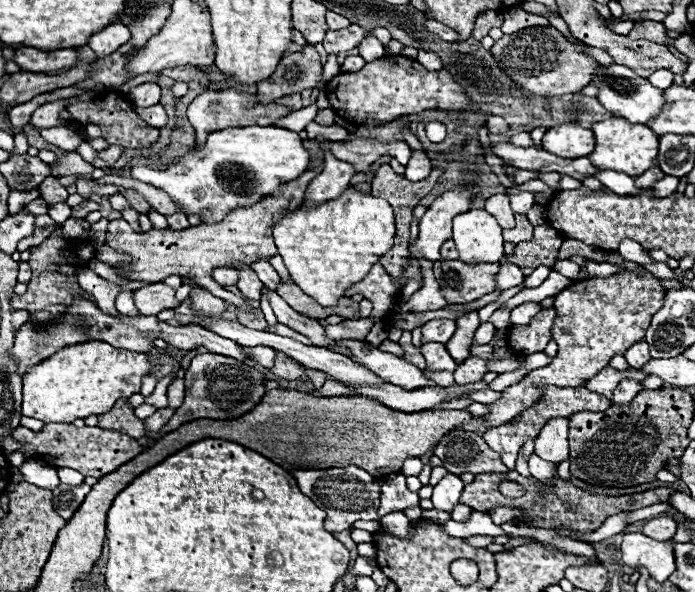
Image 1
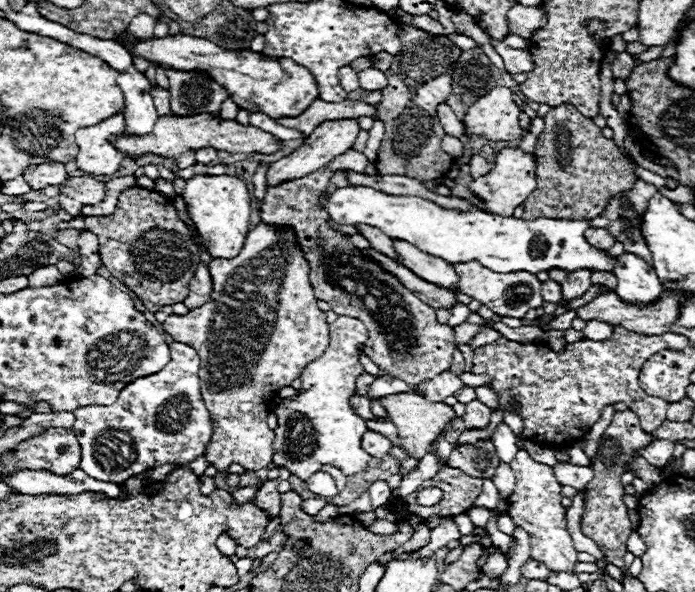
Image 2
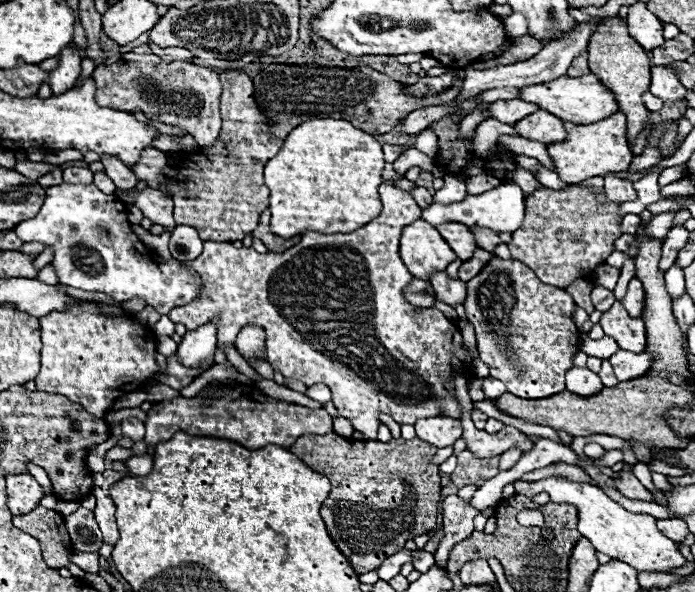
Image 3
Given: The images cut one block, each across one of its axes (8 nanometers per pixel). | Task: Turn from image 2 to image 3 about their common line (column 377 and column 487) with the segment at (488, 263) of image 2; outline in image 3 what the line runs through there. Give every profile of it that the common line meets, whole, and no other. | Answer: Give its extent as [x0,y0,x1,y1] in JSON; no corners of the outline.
[422,182,524,232]

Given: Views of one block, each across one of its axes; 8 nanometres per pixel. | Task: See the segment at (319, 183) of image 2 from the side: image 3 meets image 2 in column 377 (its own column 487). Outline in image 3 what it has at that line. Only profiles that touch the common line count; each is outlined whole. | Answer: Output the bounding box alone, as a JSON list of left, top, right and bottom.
[466,256,580,398]

